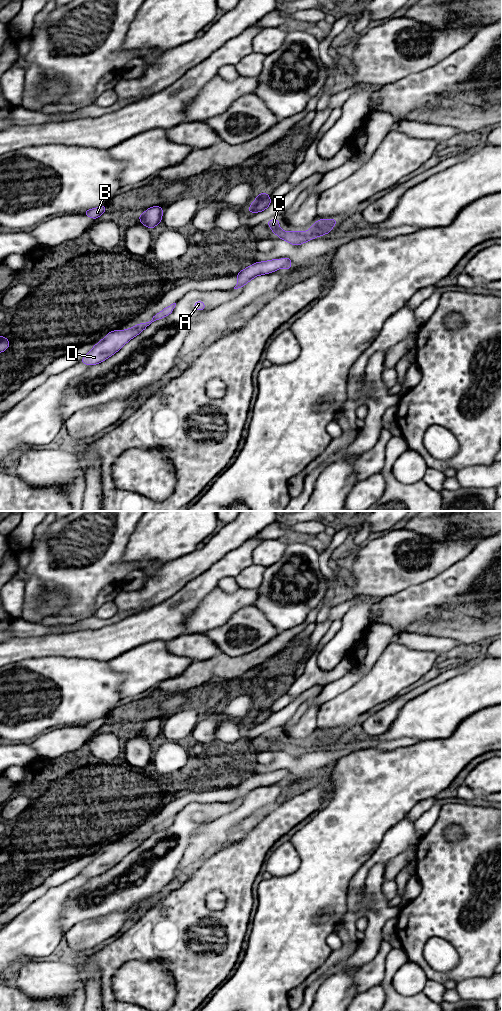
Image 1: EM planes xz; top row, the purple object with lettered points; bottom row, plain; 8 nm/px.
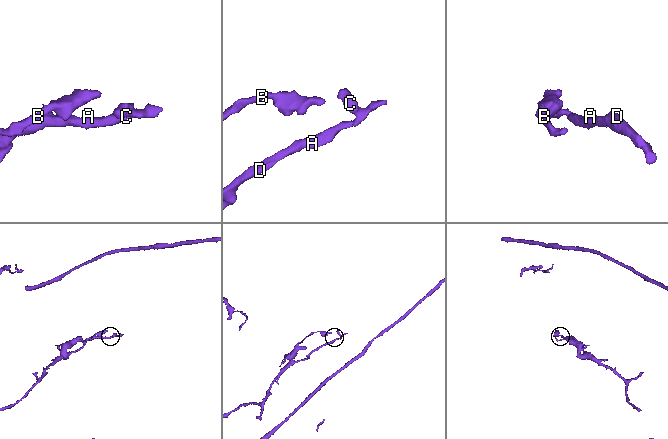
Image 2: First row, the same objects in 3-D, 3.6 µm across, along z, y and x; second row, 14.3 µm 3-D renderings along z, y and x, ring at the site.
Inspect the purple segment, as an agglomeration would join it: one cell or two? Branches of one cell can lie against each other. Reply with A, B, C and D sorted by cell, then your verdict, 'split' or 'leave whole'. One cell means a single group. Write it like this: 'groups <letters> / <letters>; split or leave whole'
groups A B C D; leave whole

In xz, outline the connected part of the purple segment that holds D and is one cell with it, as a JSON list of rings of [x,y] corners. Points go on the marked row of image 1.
[[[176,303],[169,305],[158,314],[155,314],[149,322],[138,323],[135,327],[130,329],[120,331],[113,330],[109,332],[100,342],[95,344],[86,356],[80,360],[80,363],[92,366],[103,362],[119,351],[129,340],[139,335],[152,322],[170,315],[175,306]]]

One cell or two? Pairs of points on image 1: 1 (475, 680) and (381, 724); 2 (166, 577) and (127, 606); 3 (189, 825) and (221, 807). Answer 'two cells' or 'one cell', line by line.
1: two cells
2: one cell
3: one cell

